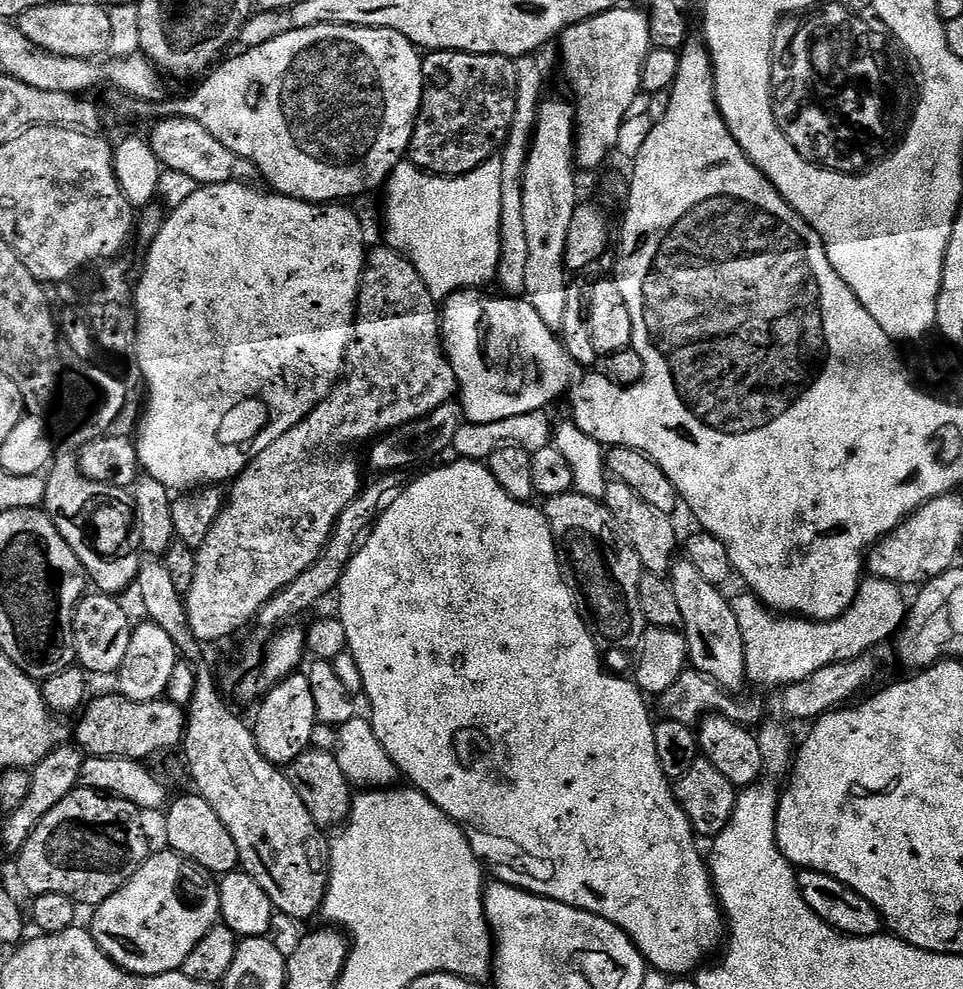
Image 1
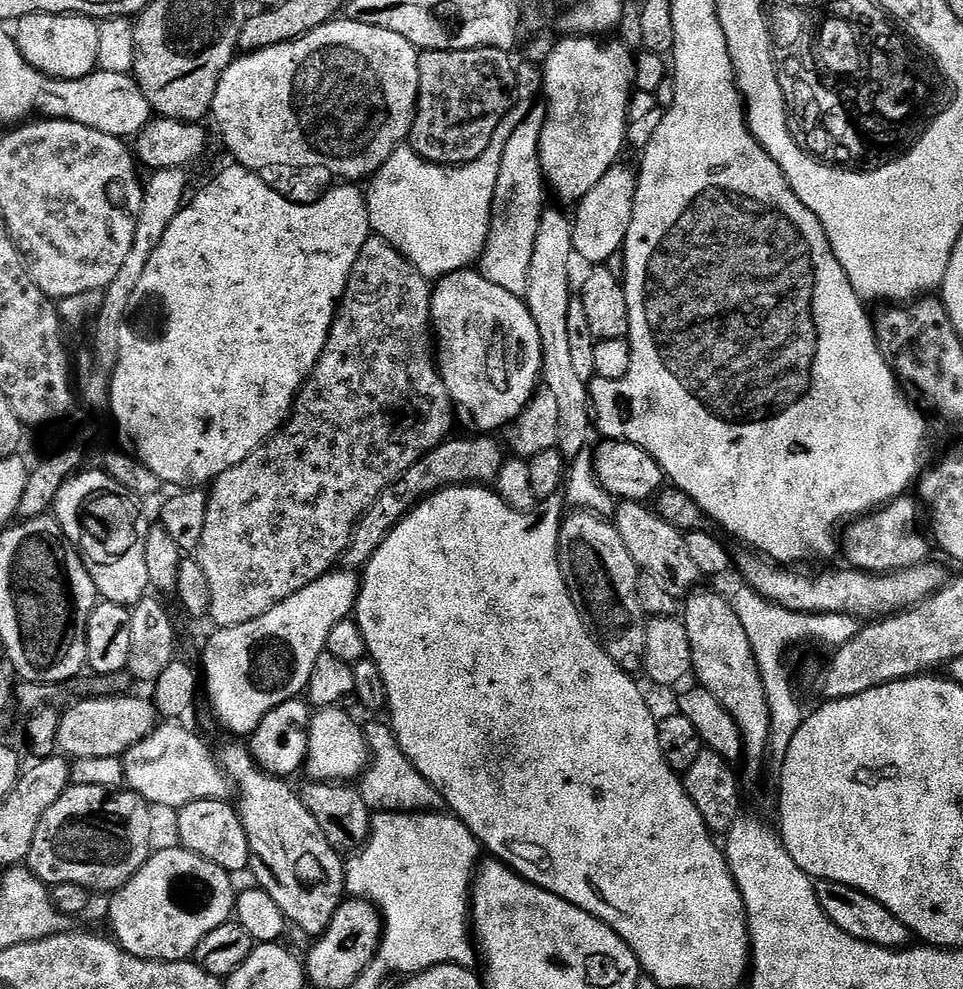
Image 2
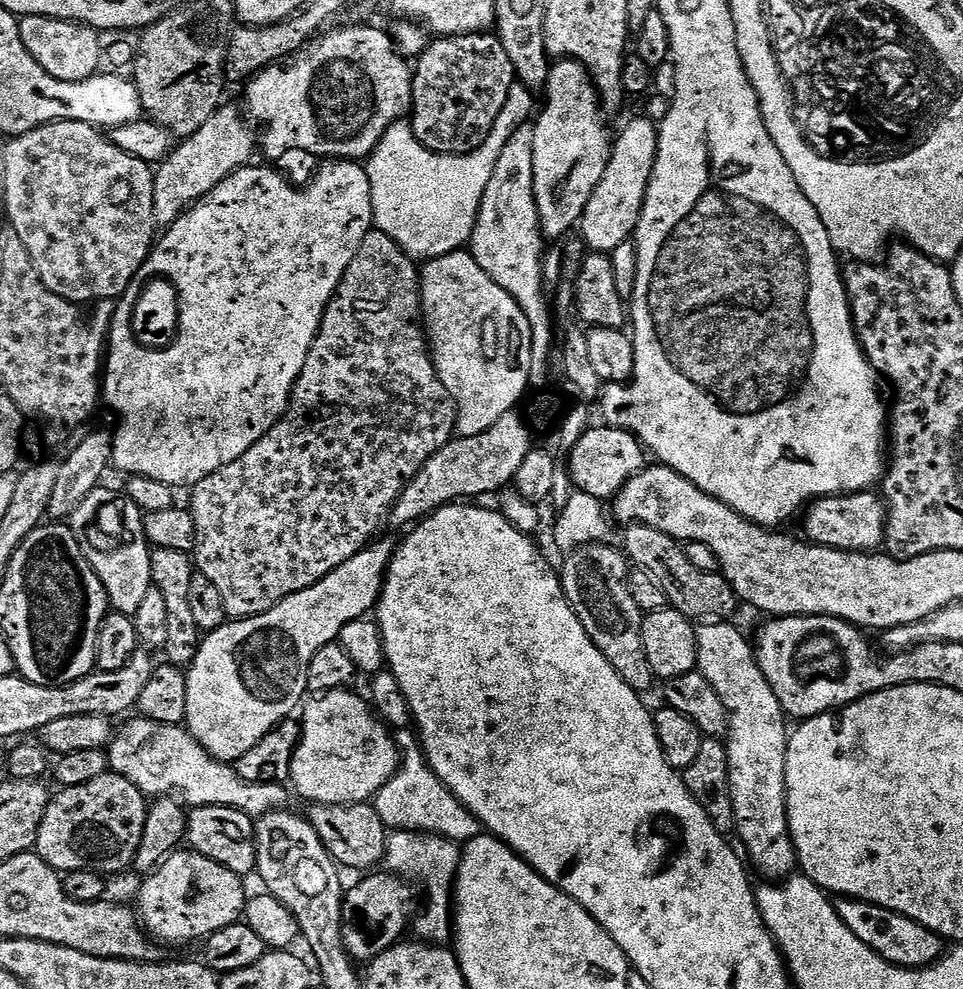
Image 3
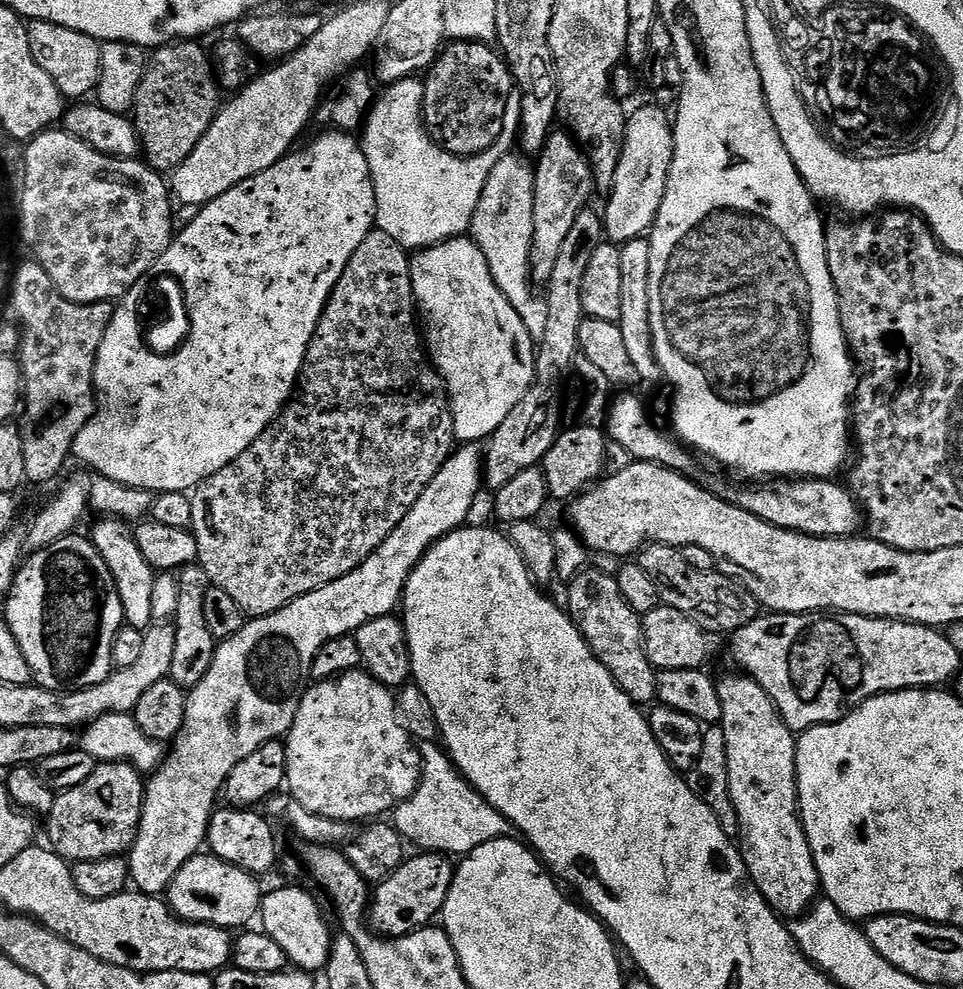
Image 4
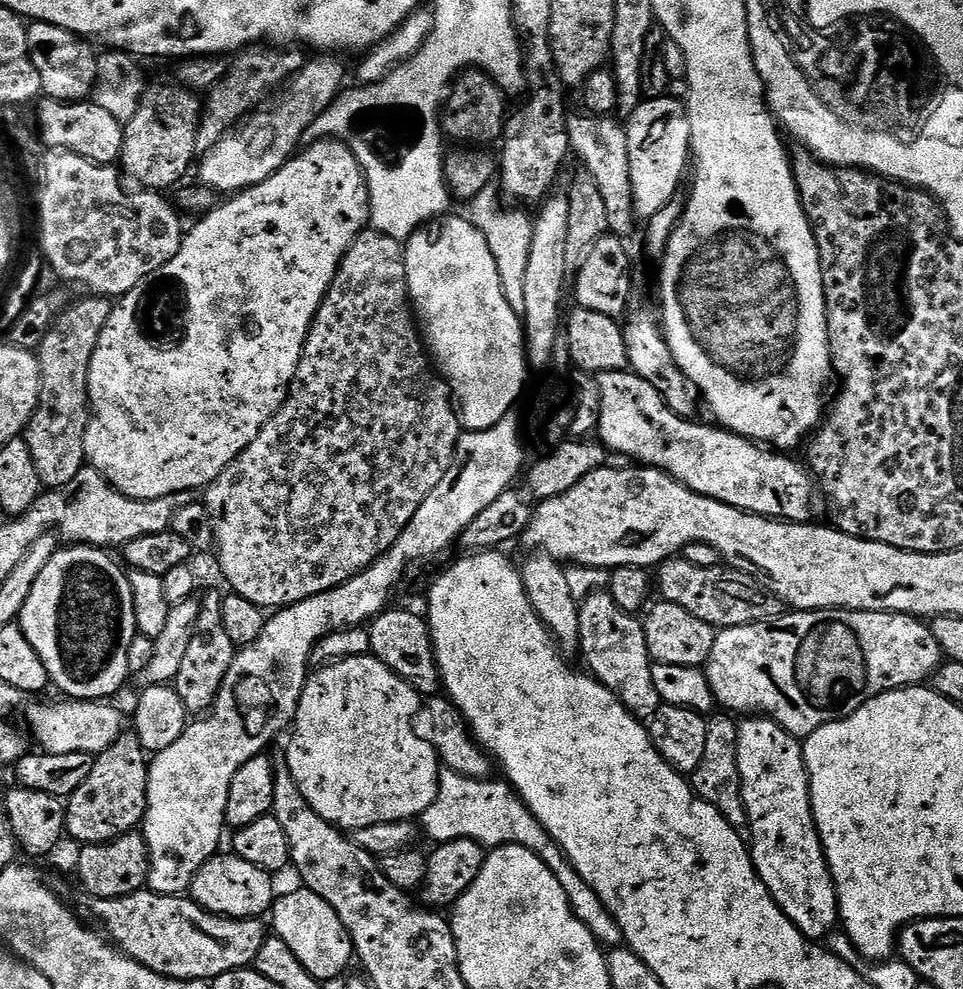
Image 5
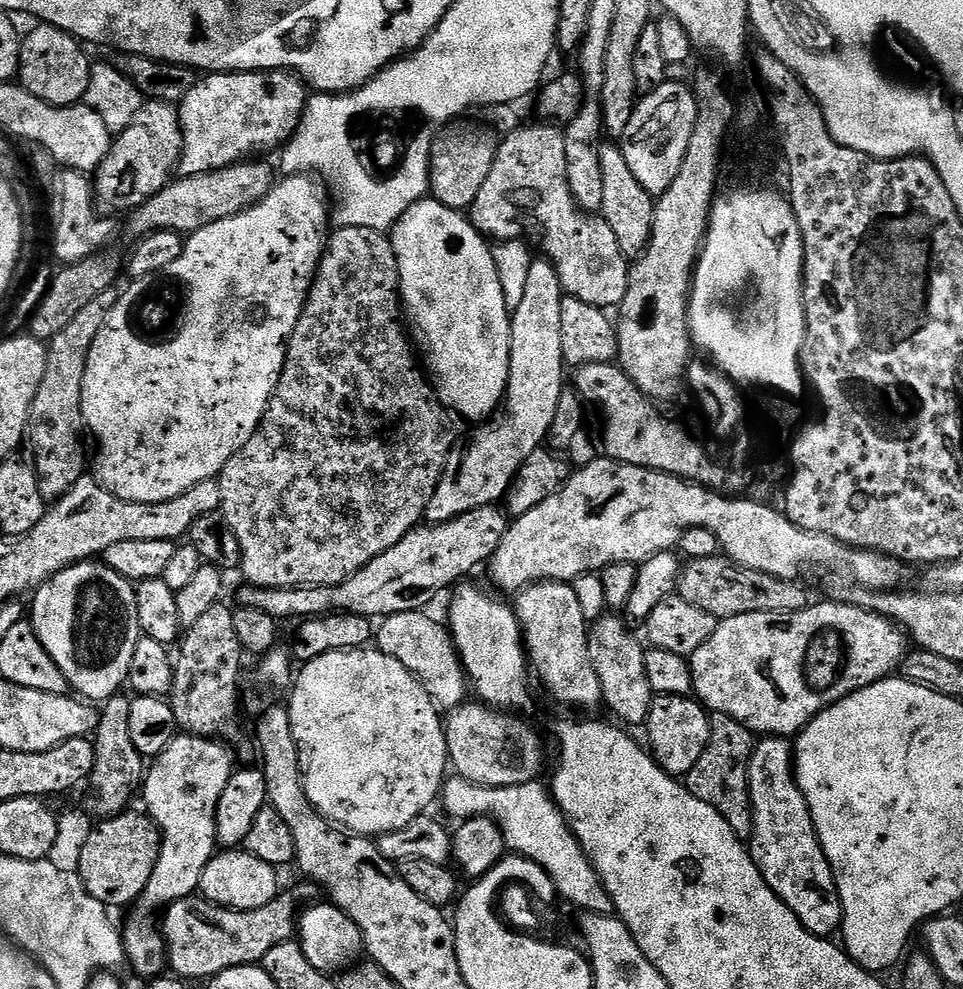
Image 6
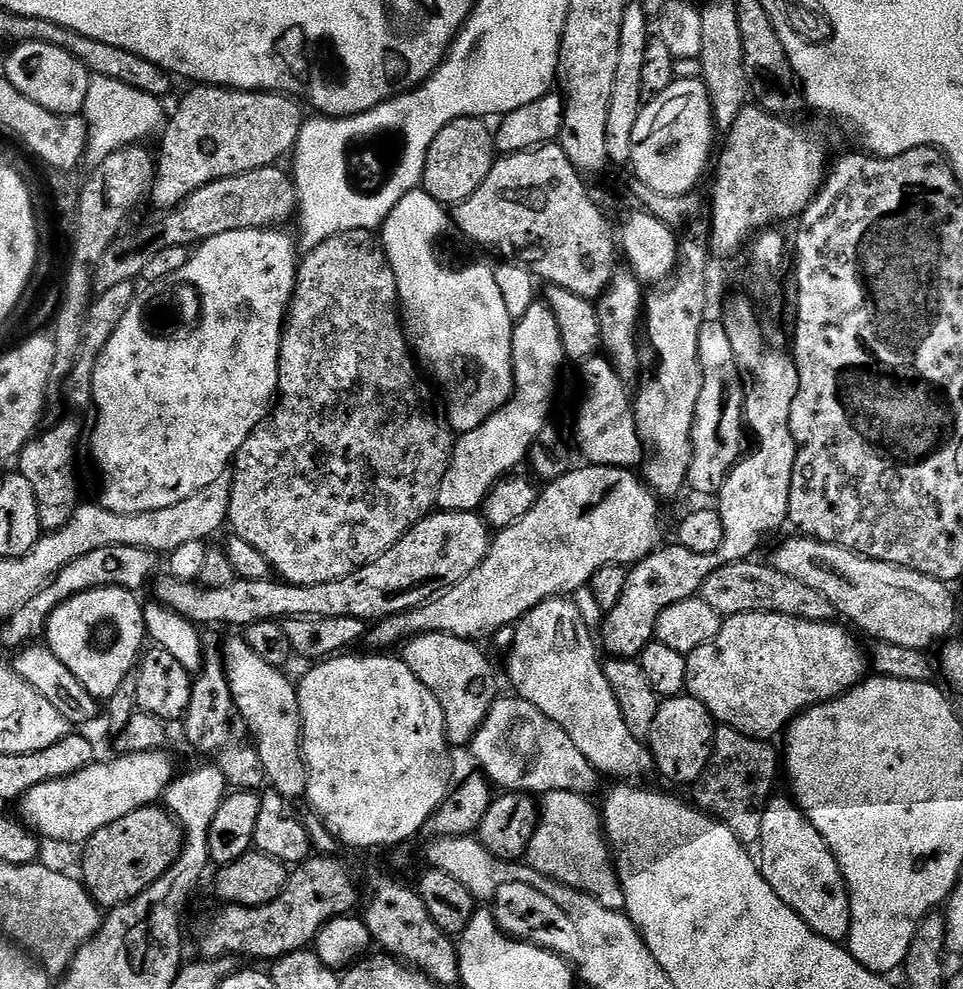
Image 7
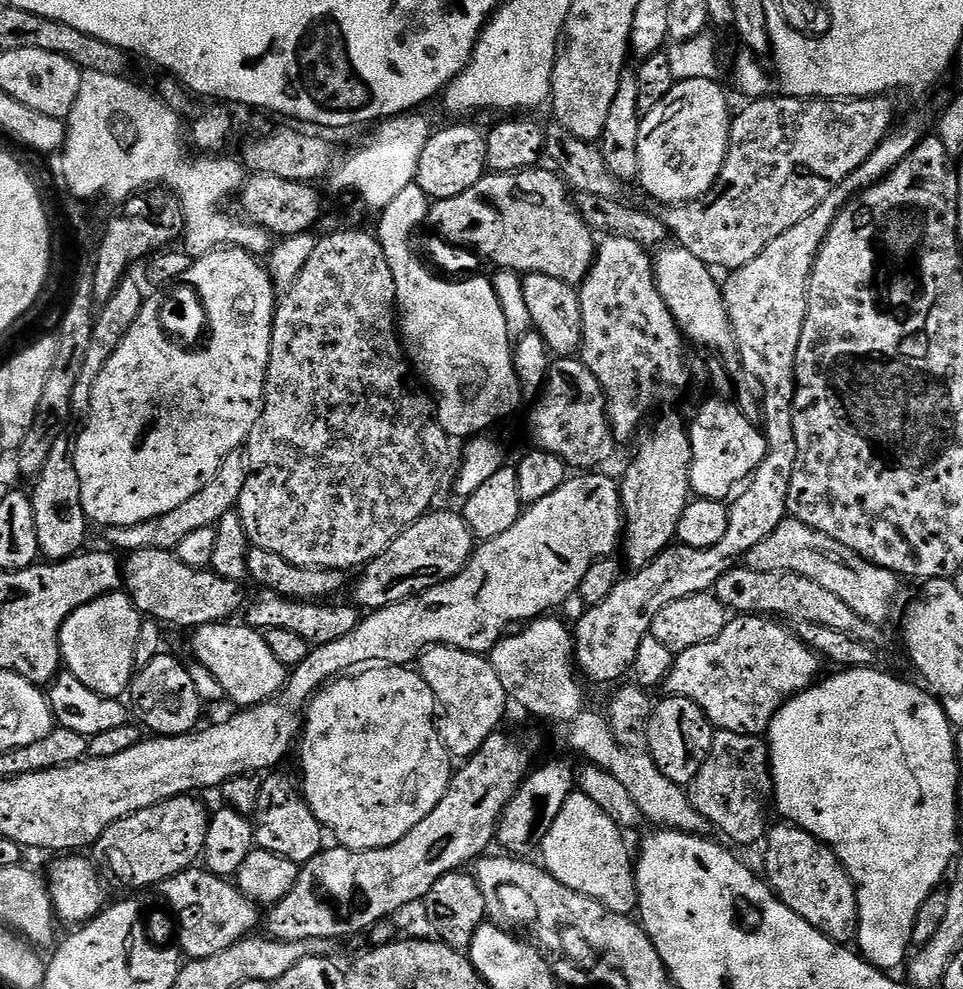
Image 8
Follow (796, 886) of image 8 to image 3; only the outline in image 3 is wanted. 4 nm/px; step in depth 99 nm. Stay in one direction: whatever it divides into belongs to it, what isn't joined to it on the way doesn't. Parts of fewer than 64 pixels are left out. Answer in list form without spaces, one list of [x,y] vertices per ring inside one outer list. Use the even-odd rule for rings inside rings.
[[[704,622],[696,633],[696,666],[714,686],[722,706],[728,711],[726,747],[732,787],[732,805],[736,815],[735,835],[748,851],[747,859],[772,882],[793,875],[798,864],[796,847],[788,825],[786,802],[786,750],[790,728],[784,725],[786,713],[778,702],[766,674],[756,660],[756,649],[732,622]]]

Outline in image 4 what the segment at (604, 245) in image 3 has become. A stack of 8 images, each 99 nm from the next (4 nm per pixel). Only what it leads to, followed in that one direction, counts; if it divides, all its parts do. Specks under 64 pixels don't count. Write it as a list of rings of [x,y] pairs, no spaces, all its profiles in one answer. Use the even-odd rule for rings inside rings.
[[[640,108],[628,117],[622,158],[614,173],[612,191],[607,193],[608,205],[602,208],[605,237],[617,246],[643,237],[656,220],[658,206],[666,194],[670,162],[674,158],[674,138],[670,116],[660,108]]]

